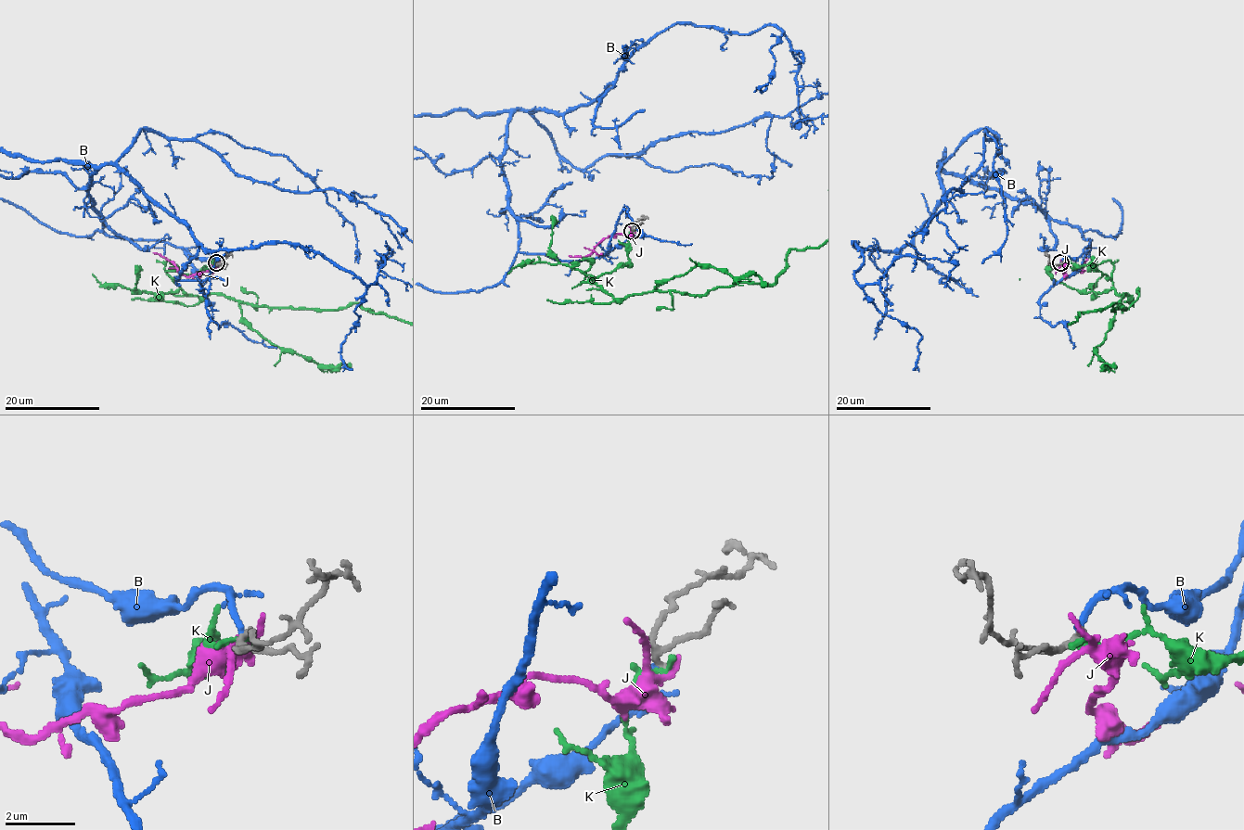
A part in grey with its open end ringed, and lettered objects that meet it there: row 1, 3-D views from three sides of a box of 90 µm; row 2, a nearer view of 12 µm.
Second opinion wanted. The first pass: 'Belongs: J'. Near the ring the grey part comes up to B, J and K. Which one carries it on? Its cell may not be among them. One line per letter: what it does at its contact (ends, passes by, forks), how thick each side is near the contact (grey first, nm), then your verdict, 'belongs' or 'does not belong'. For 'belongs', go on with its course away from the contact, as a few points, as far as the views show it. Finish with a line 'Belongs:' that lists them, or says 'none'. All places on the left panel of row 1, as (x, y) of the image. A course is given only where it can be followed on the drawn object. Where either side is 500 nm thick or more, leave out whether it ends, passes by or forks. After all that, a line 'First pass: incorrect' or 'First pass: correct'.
B: it ends; calibres 160 and 160 nm; belongs; course (217, 263), (109, 236), (92, 174), (117, 164), (208, 251), (298, 243), (364, 285), (380, 256), (408, 290)
J: it passes by; calibres 150 and 220 nm; does not belong
K: it ends; calibres 160 and 180 nm; does not belong
Belongs: B
First pass: incorrect

